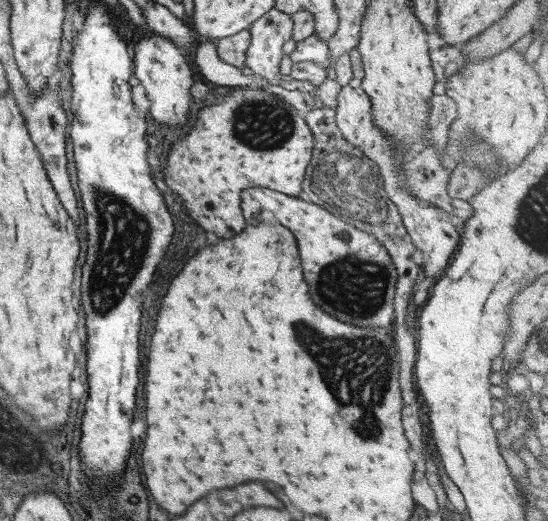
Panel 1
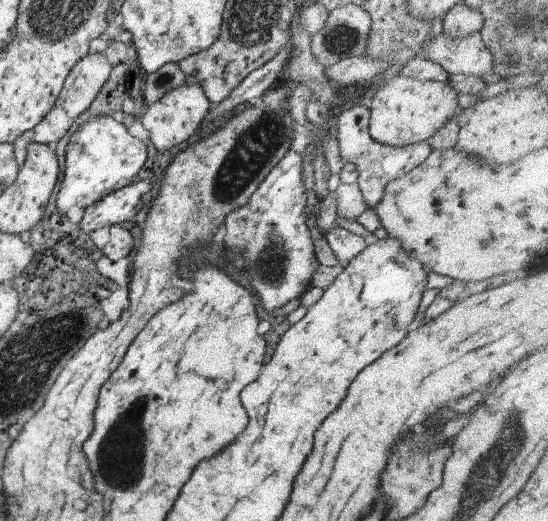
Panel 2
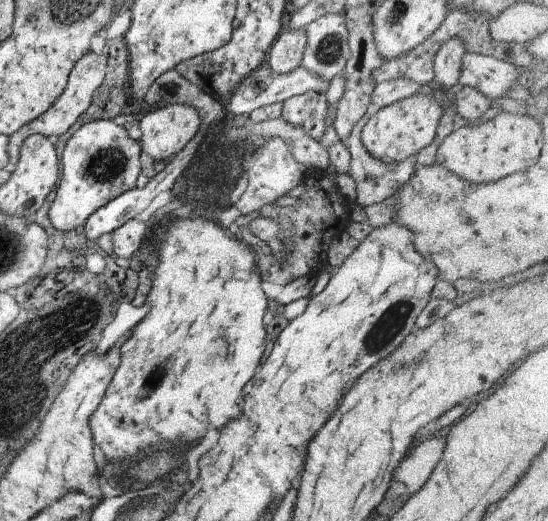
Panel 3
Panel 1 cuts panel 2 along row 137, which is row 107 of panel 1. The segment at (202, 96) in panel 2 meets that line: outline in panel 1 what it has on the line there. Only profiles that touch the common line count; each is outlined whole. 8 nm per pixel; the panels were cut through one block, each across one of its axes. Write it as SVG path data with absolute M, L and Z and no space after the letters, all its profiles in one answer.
M145 32L144 35L135 44L135 55L133 64L136 65L133 72L140 80L146 91L146 96L150 100L150 116L166 128L186 128L190 124L190 104L192 104L192 93L190 88L194 84L195 67L191 57L182 51L182 48L176 46L170 38L154 32Z

